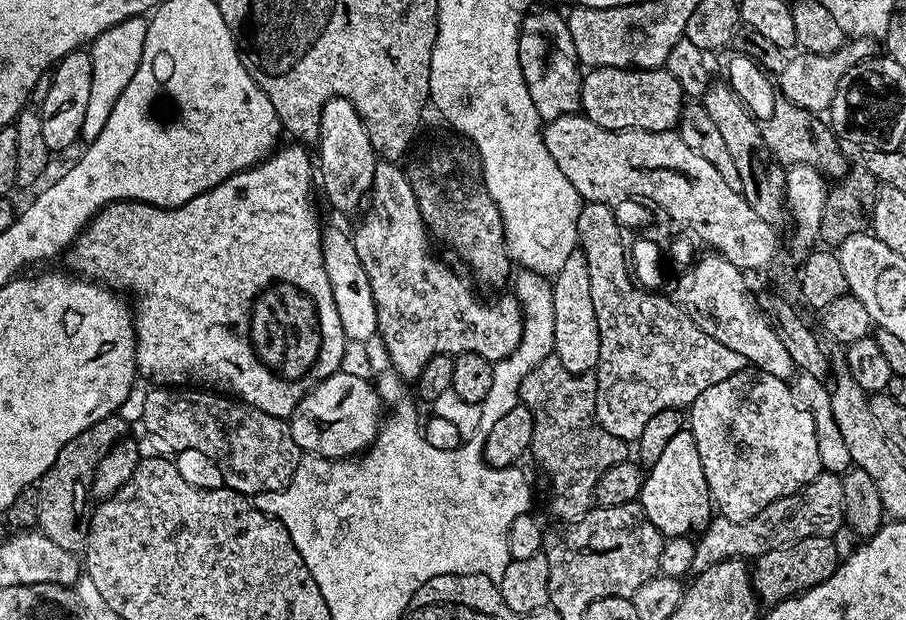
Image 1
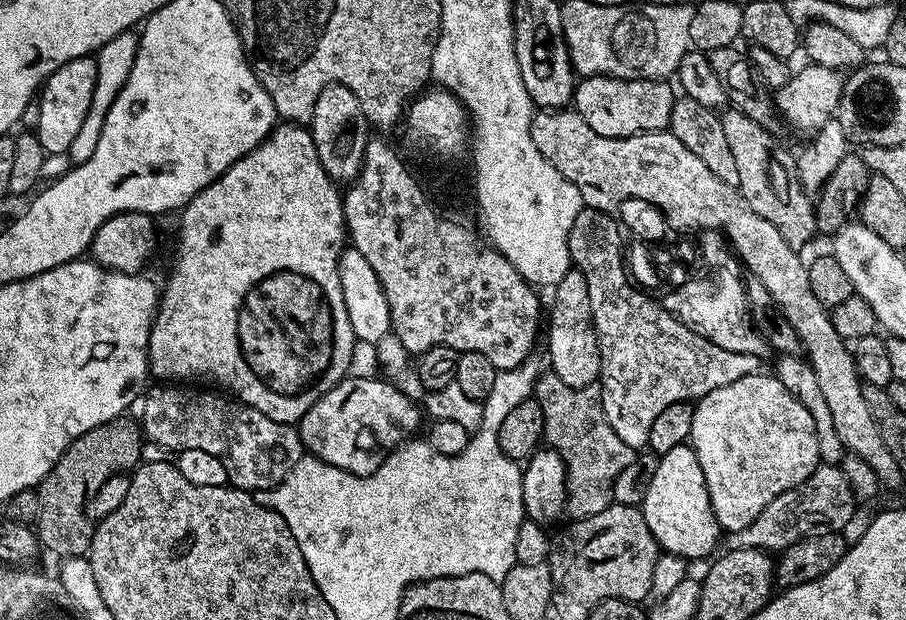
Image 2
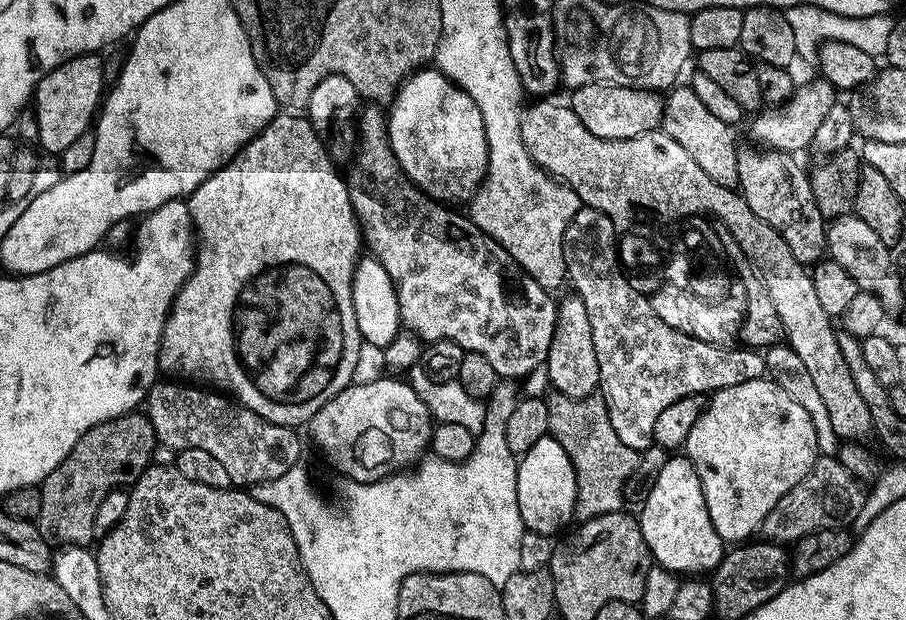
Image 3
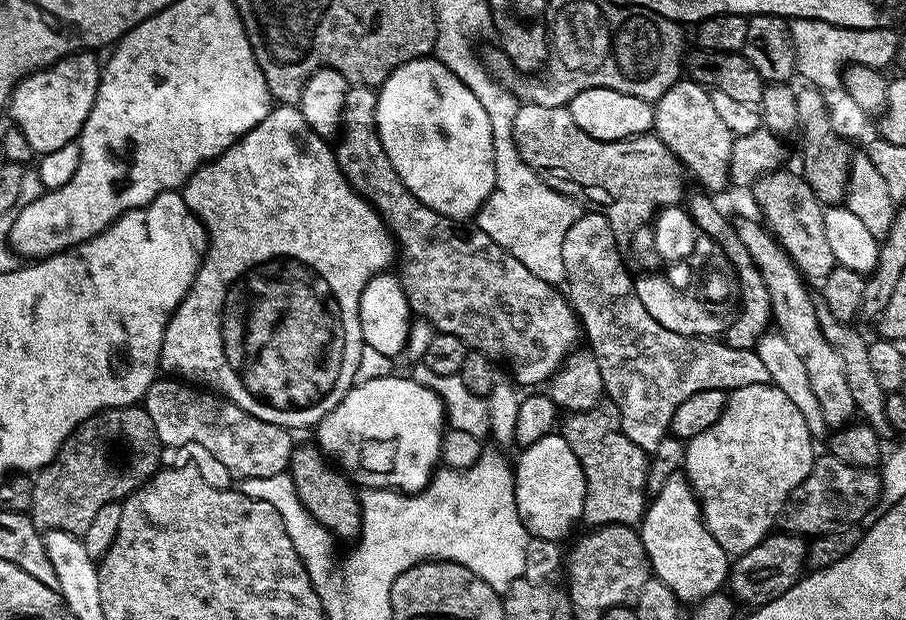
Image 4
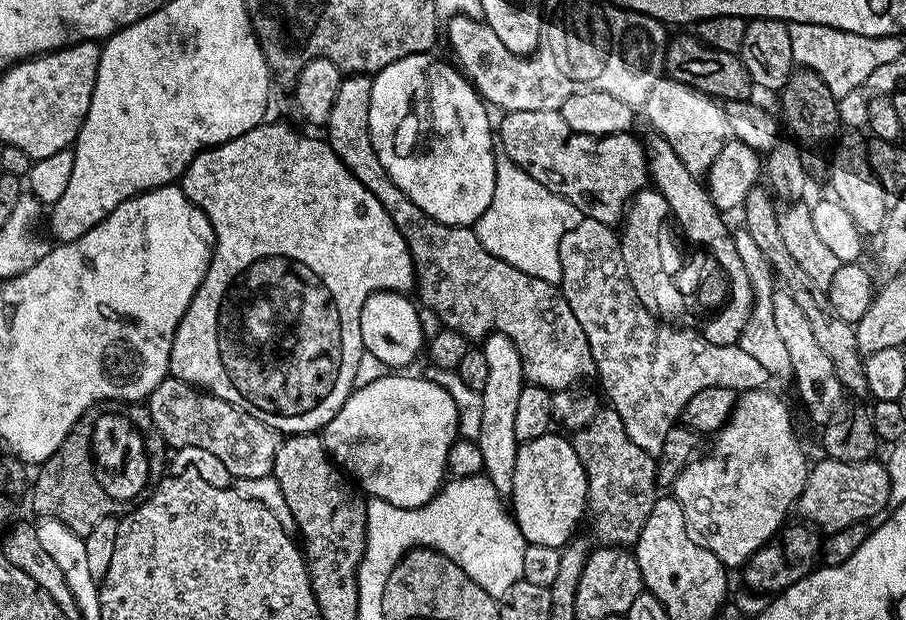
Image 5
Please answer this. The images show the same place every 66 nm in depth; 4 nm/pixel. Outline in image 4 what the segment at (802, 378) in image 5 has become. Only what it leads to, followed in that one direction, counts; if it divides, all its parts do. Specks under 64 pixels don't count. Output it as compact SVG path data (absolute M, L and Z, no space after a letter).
M706 186L700 194L703 203L716 211L718 218L738 234L738 242L742 242L742 250L746 250L746 258L750 258L750 266L758 270L758 278L770 298L770 310L774 310L774 322L779 339L787 342L794 350L798 350L798 358L806 364L806 375L810 380L810 387L818 398L818 406L822 406L822 418L829 429L843 428L857 415L854 394L850 394L850 385L846 383L846 374L842 370L842 358L826 342L816 317L814 296L808 293L802 269L798 262L794 262L790 250L762 226L758 214L750 206L747 193L730 192L727 187L713 188Z

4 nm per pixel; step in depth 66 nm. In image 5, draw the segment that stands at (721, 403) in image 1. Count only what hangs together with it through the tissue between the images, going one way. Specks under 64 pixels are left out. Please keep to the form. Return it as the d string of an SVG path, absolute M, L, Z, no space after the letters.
M753 388L750 392L739 393L728 421L715 433L716 445L712 453L691 460L674 485L676 501L682 506L689 529L728 570L739 569L764 543L785 527L789 519L788 511L797 507L810 471L810 460L804 457L800 449L800 440L796 437L792 412L787 402L768 391Z

